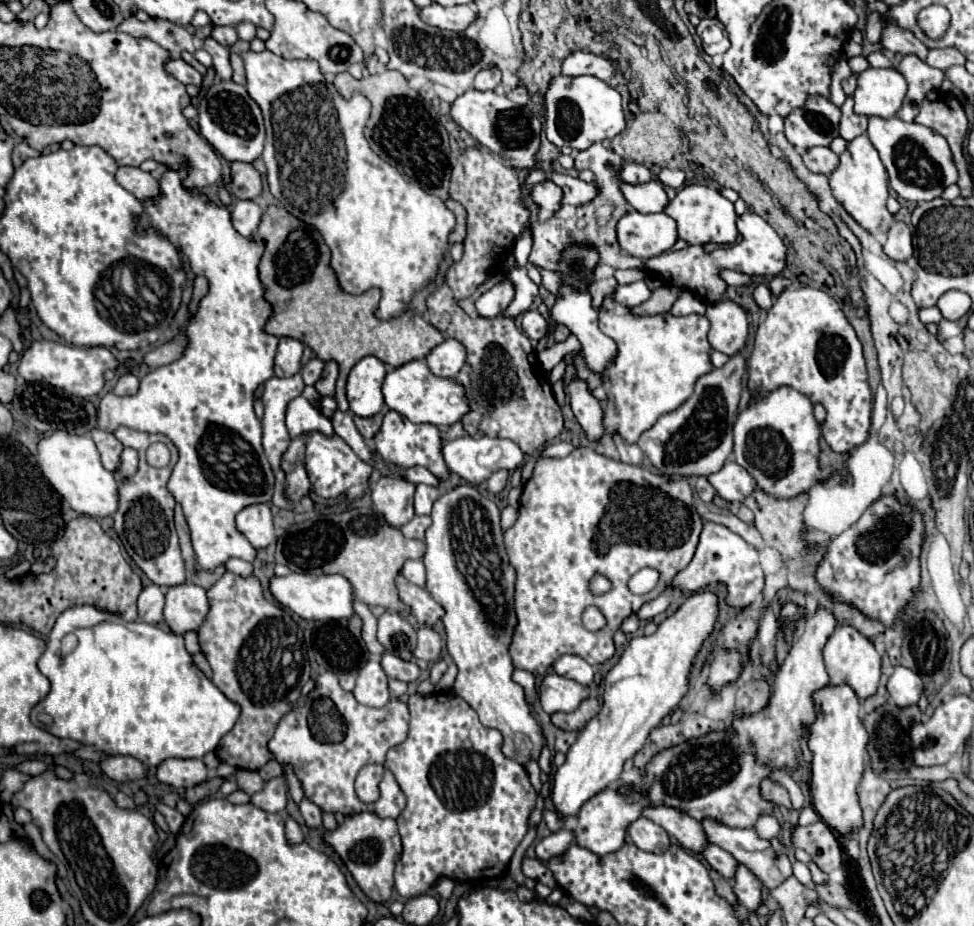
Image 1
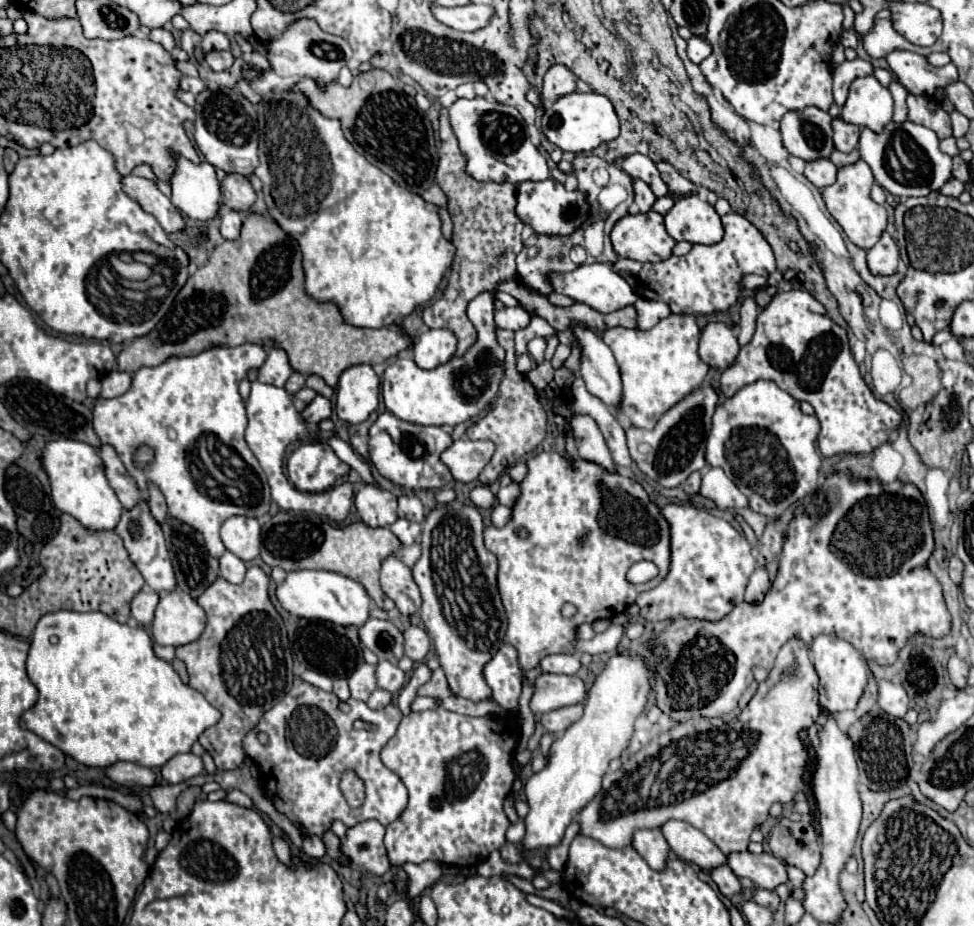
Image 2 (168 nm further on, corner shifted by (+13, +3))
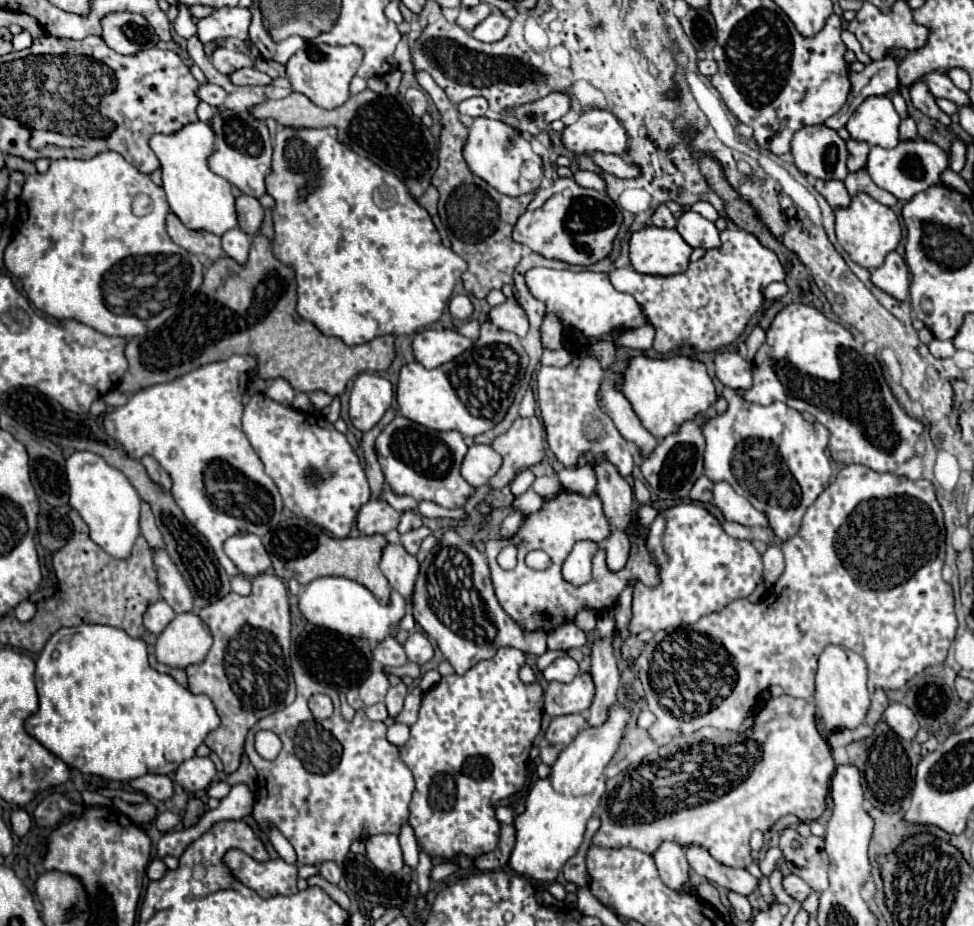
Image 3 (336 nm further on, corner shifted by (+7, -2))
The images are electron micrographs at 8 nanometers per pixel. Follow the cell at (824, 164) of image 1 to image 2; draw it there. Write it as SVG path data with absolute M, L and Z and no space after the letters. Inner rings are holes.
M817 159L805 165L805 177L819 189L833 185L837 179L837 167L829 159Z

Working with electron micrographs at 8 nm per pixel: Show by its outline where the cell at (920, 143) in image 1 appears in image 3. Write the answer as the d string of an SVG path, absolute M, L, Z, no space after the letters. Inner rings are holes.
M915 138L915 140L901 140L895 148L881 148L881 146L871 146L871 152L867 156L867 172L871 180L891 192L897 200L911 200L917 192L927 190L931 186L943 184L941 174L949 168L949 156L943 148L937 144Z

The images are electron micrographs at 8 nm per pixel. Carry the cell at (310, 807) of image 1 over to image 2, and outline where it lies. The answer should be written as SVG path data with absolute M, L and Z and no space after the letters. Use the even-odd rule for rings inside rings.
M305 837L303 839L303 851L309 859L317 859L317 861L323 859L327 853L327 849L319 837Z

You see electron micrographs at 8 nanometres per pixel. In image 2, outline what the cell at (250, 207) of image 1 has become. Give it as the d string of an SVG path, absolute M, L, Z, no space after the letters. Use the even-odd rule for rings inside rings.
M225 209L221 213L221 237L233 241L239 239L239 233L241 233L241 215L231 209Z

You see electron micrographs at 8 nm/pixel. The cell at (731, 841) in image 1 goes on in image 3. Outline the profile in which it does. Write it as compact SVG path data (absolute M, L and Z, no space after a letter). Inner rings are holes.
M795 874L783 876L783 888L785 888L785 892L787 892L791 898L795 898L795 900L799 900L799 902L803 902L803 900L807 898L807 894L811 892L811 888L809 888L799 876L795 876Z

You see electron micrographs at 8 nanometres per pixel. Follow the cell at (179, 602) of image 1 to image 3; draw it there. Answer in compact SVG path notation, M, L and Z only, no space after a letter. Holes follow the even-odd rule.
M183 612L177 614L159 634L155 656L167 666L185 668L189 664L203 662L211 644L209 626L205 626L195 612Z

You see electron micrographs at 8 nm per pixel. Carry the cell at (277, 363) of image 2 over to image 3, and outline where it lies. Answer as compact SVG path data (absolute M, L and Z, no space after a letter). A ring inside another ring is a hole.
M275 378L269 382L269 388L265 392L269 398L277 400L277 402L283 402L287 406L291 406L293 402L293 396L295 396L295 390L291 388L291 384L285 380L285 378Z

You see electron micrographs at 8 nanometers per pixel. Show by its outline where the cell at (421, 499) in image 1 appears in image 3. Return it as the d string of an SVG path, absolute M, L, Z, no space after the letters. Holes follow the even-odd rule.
M403 512L403 516L401 516L401 522L399 522L399 532L407 532L407 530L413 530L413 528L421 528L421 514L417 514L417 512Z

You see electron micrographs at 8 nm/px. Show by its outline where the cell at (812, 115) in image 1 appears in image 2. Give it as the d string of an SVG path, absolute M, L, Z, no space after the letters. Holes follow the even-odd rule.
M817 107L789 111L781 119L781 135L785 149L803 161L829 159L833 153L831 117Z

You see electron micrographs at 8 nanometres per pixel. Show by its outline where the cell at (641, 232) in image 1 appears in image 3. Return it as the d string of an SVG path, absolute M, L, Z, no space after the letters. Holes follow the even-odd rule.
M645 226L631 234L629 258L631 266L641 274L669 276L683 272L689 264L693 248L683 242L675 228Z

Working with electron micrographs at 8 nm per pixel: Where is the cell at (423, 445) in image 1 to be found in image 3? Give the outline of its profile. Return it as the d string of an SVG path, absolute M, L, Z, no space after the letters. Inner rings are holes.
M397 414L377 436L375 452L385 474L385 482L395 494L407 494L417 502L431 500L445 508L461 508L473 494L473 486L469 486L459 474L459 464L467 454L467 444L459 432L429 430Z

